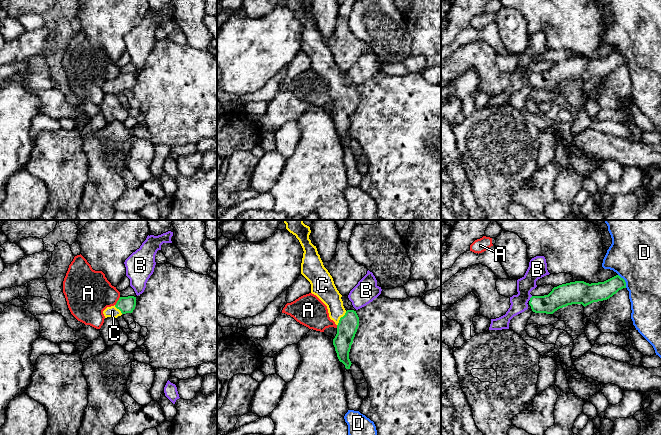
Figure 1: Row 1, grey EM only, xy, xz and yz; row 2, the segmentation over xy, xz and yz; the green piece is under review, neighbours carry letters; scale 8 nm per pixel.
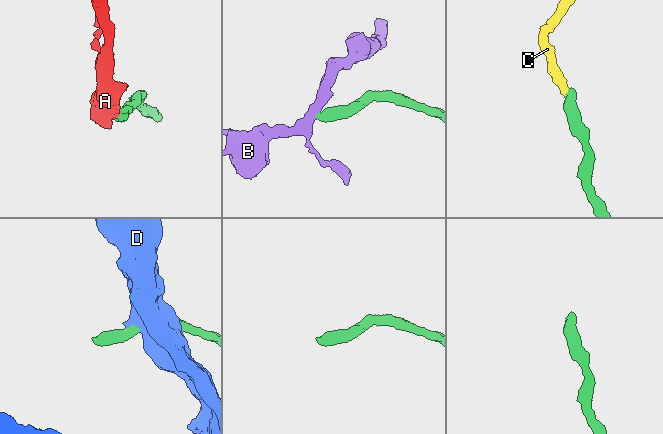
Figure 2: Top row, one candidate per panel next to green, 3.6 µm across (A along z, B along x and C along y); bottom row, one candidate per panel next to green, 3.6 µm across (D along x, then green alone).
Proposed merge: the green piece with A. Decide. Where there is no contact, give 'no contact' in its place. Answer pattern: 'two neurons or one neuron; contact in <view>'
two neurons; contact in xy

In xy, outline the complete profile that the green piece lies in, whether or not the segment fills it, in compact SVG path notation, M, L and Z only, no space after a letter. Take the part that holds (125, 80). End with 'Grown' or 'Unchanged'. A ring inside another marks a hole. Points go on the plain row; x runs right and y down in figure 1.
M128 72L128 73L120 73L117 79L114 82L107 83L103 90L105 94L113 93L117 94L122 90L132 89L136 82L136 73Z. Grown

